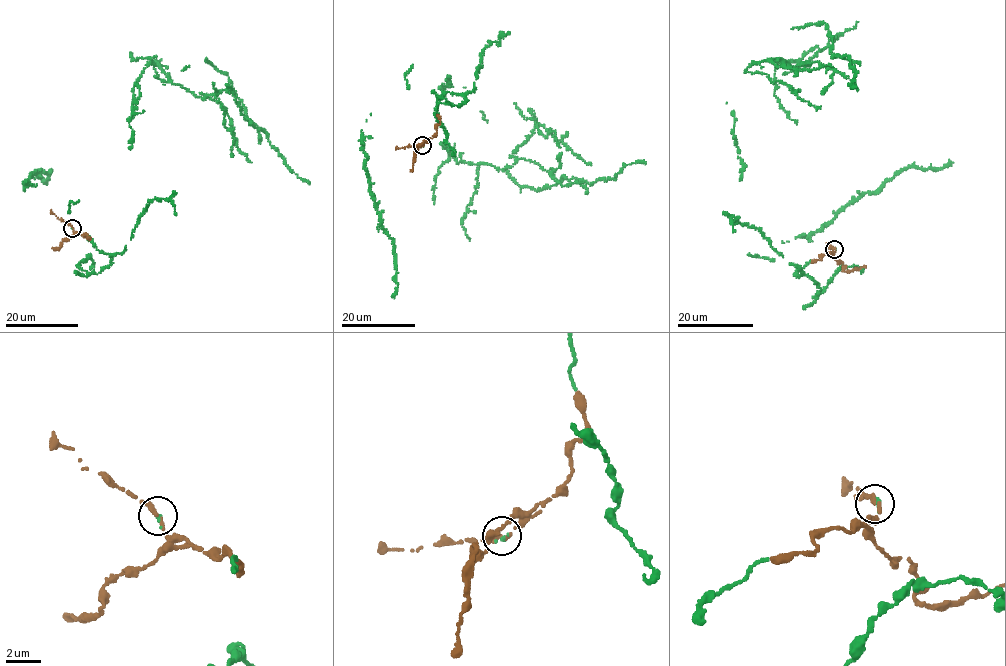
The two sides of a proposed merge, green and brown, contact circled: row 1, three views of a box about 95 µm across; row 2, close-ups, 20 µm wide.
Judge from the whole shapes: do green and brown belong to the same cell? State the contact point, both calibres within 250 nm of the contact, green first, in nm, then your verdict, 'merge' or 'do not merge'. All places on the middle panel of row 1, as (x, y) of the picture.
(422, 145) | 240/320 nm | merge

